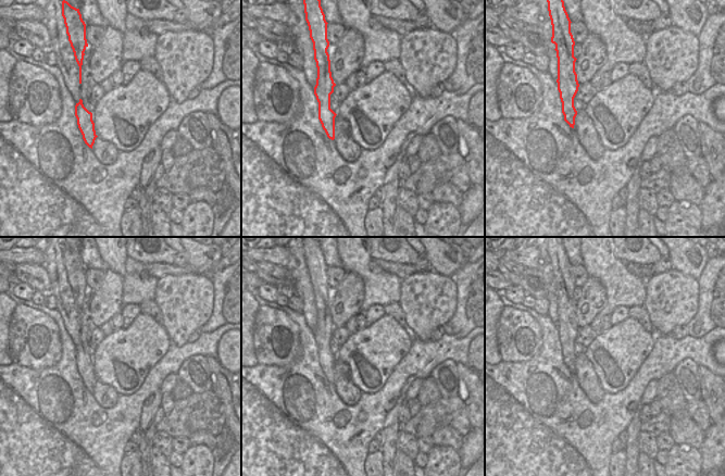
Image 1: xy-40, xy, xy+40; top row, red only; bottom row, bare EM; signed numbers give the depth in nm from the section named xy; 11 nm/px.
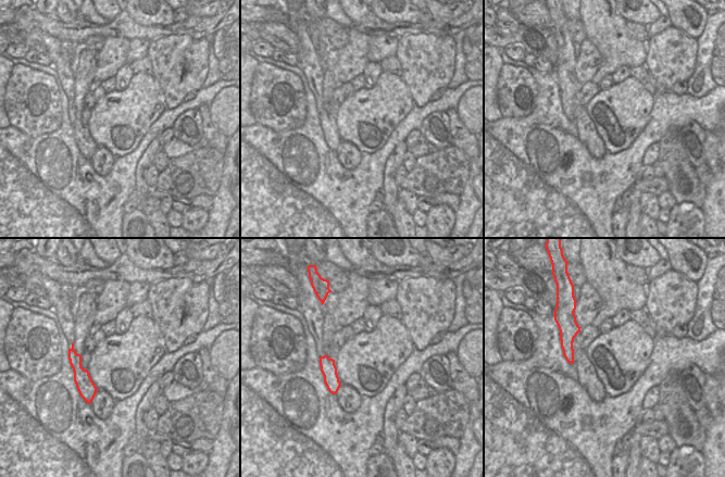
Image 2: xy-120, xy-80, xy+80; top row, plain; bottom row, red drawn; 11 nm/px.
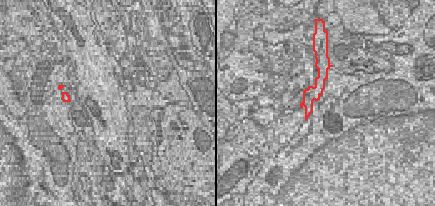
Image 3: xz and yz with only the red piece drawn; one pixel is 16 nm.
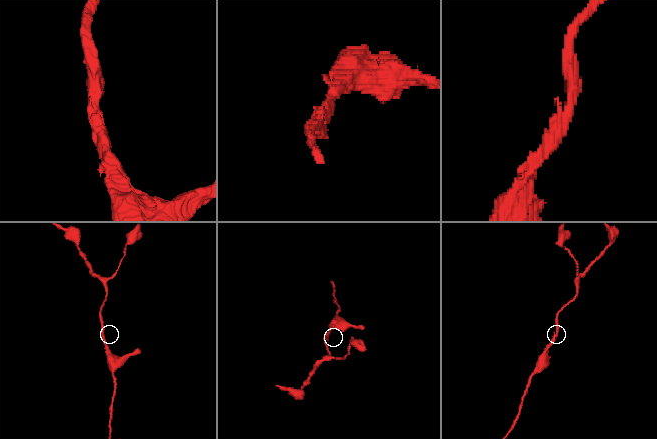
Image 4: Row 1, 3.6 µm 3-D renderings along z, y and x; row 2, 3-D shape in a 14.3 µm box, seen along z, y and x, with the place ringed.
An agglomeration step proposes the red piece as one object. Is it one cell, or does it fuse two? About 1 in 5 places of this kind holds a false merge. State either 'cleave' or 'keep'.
keep

